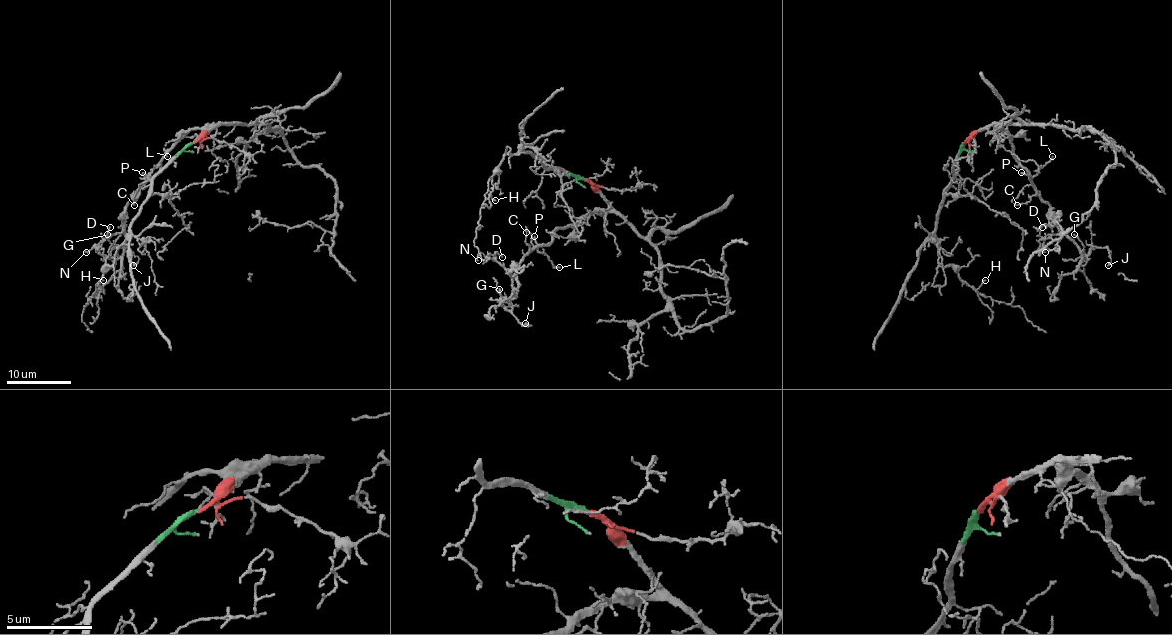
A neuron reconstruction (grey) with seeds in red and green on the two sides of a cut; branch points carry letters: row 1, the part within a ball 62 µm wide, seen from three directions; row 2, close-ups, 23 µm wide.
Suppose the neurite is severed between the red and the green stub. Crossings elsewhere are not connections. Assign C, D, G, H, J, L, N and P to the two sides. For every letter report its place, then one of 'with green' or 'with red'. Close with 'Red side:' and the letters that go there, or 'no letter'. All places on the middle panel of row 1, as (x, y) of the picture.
C: at (526, 232); with red
D: at (502, 257); with red
G: at (499, 289); with red
H: at (495, 200); with green
J: at (525, 323); with red
L: at (559, 267); with red
N: at (478, 260); with red
P: at (534, 236); with red
Red side: C, D, G, J, L, N, P

